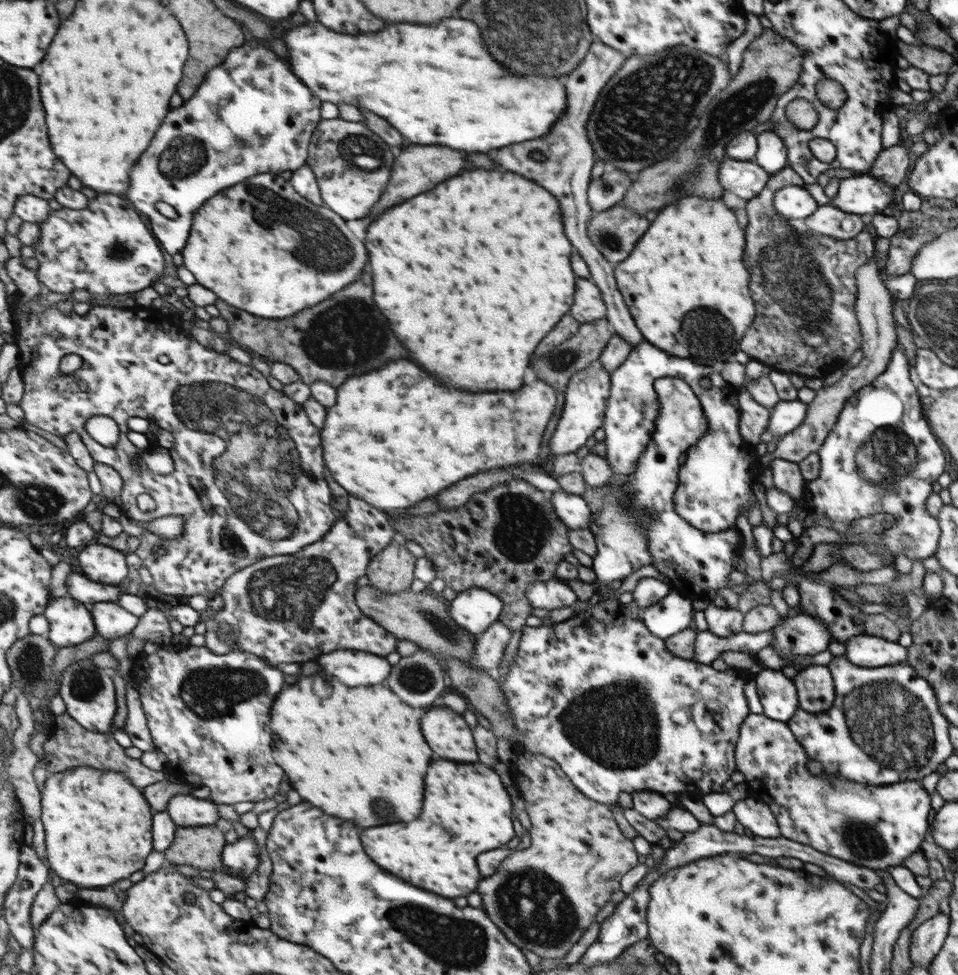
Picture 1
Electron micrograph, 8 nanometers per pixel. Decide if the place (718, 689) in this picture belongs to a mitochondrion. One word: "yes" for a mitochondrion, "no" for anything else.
yes

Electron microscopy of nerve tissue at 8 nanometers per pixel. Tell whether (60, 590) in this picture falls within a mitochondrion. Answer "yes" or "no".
no

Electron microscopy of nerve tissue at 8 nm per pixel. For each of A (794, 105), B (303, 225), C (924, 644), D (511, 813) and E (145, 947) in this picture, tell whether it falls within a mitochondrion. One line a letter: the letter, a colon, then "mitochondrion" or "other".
A: mitochondrion
B: mitochondrion
C: other
D: other
E: other

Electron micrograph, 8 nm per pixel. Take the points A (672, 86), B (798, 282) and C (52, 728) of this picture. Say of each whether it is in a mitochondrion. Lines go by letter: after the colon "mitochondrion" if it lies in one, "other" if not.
A: mitochondrion
B: mitochondrion
C: other

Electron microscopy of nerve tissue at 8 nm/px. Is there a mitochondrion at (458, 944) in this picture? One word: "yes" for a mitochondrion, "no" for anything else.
yes

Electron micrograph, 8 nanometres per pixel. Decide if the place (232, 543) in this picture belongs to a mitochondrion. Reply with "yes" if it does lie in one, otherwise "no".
yes

